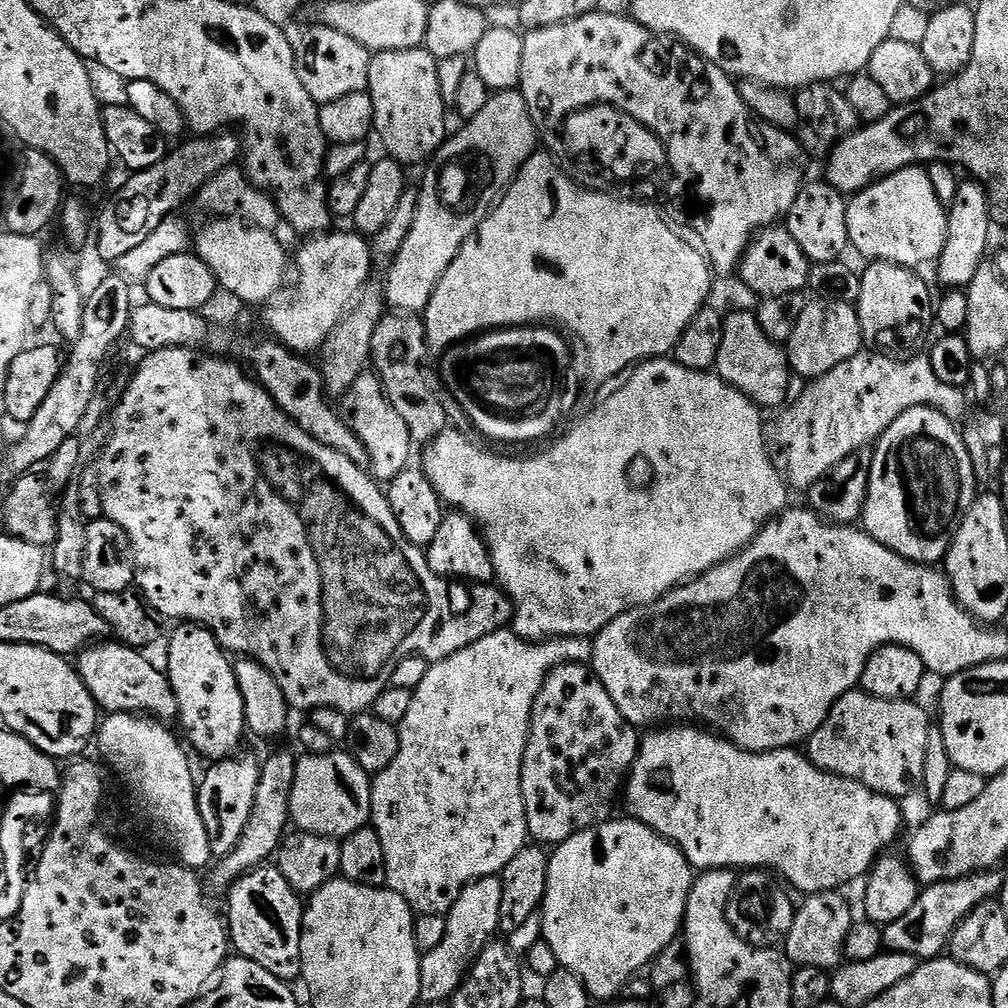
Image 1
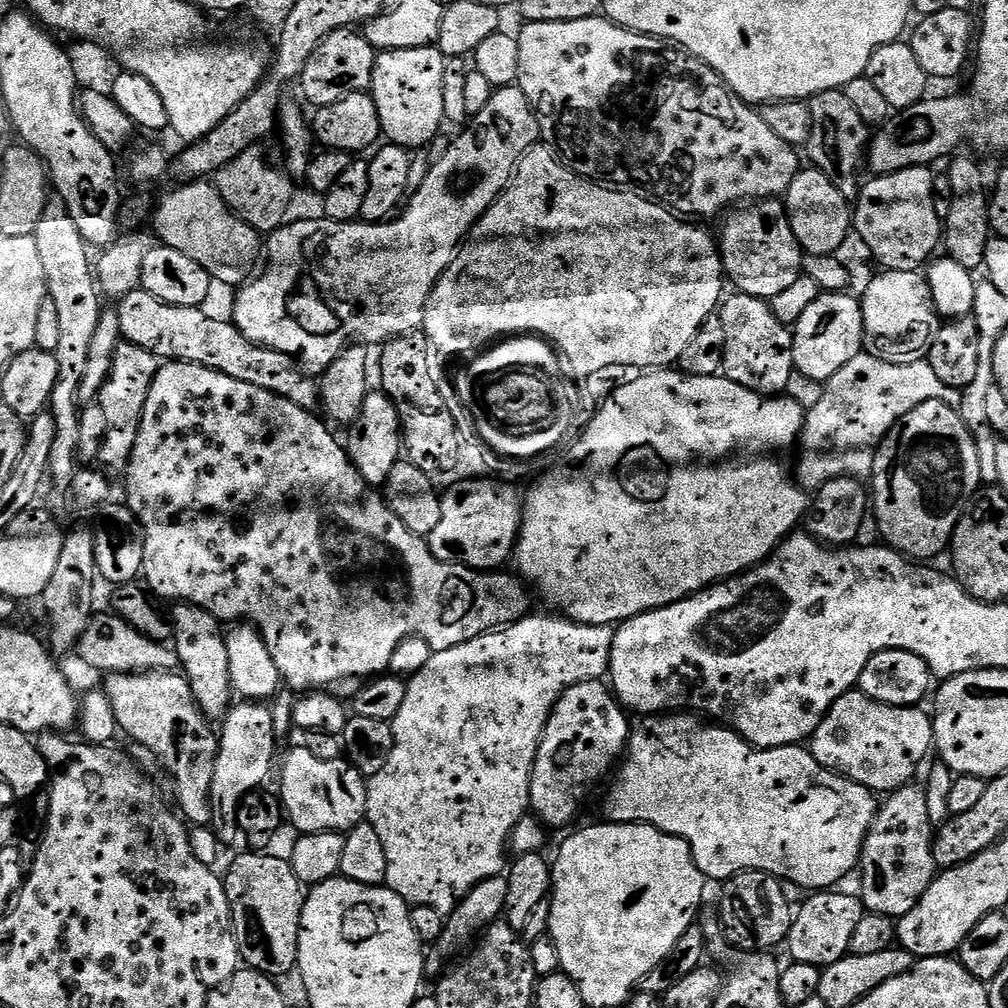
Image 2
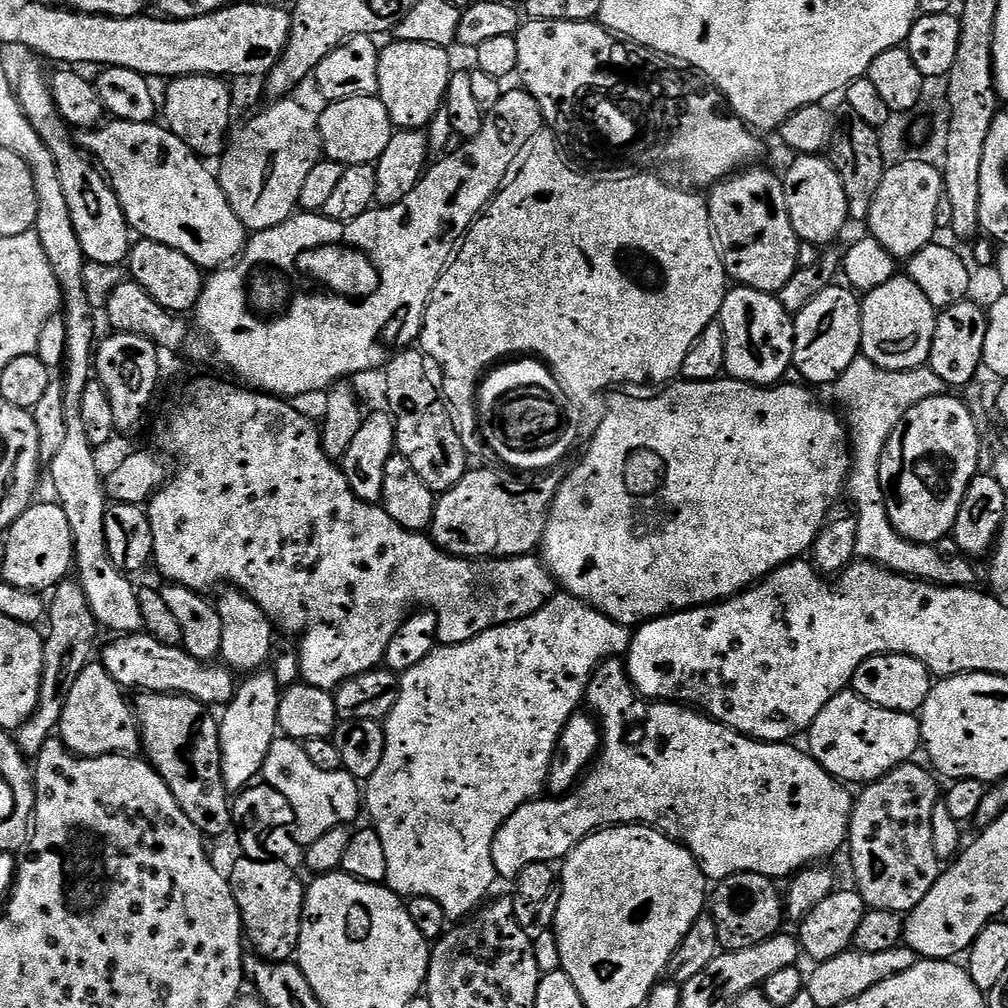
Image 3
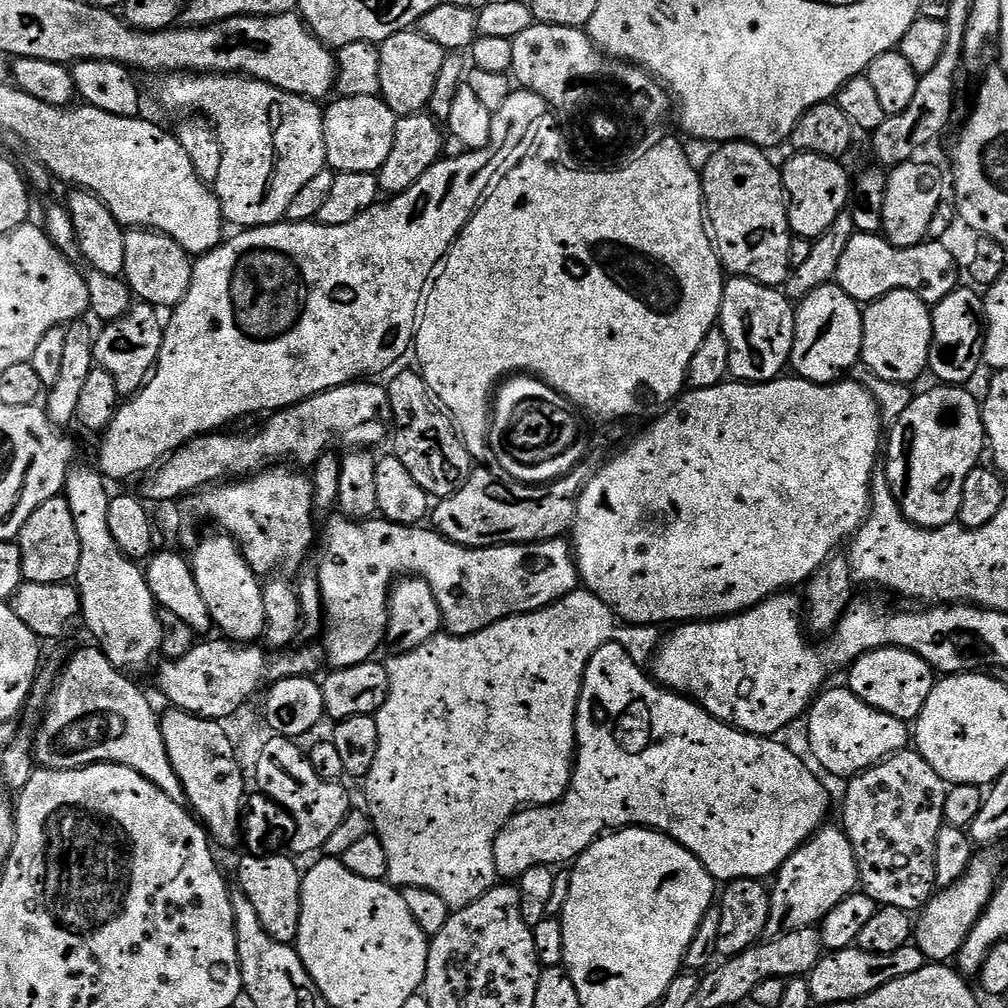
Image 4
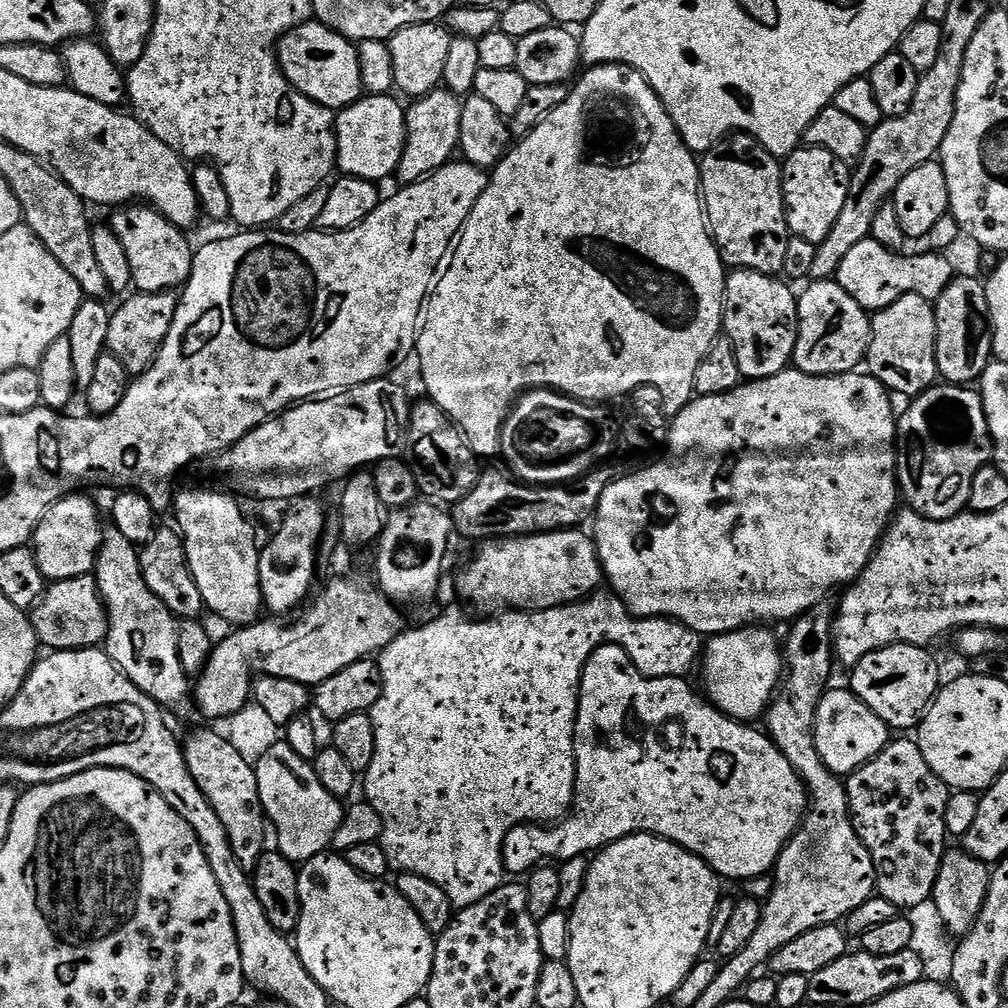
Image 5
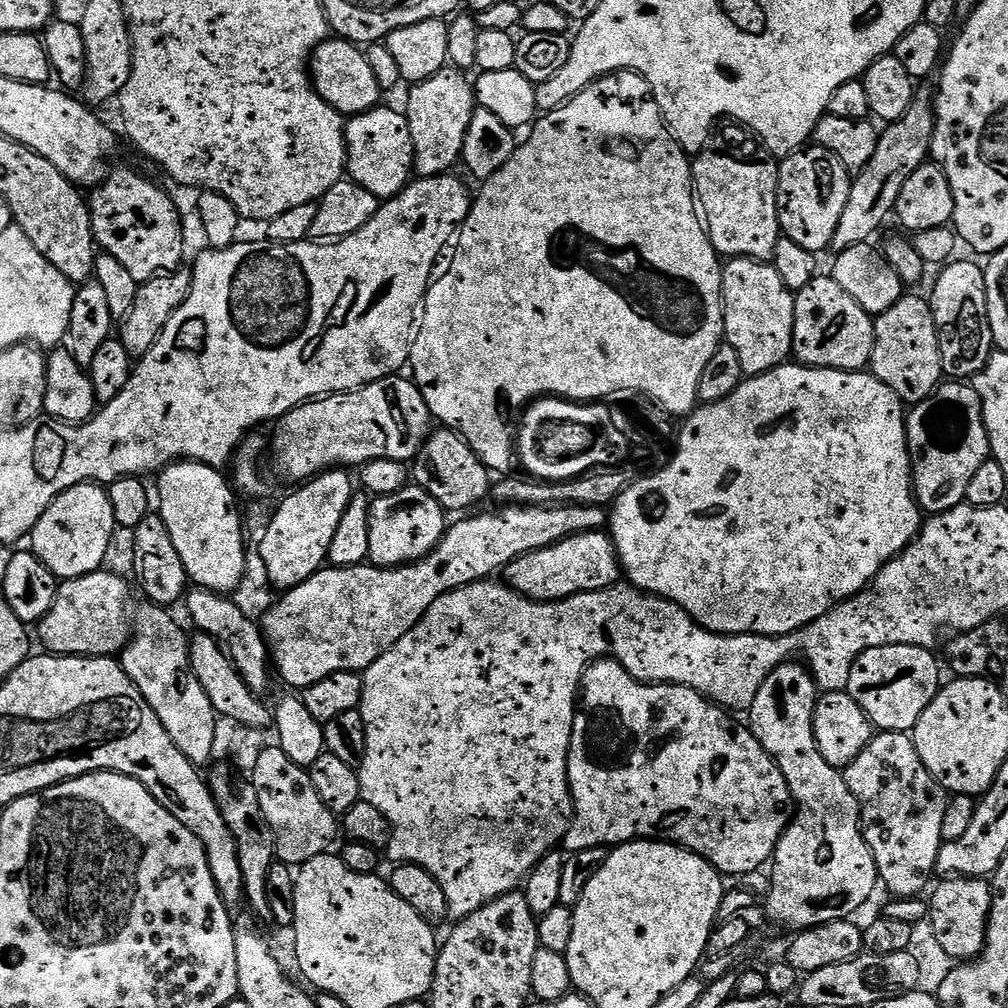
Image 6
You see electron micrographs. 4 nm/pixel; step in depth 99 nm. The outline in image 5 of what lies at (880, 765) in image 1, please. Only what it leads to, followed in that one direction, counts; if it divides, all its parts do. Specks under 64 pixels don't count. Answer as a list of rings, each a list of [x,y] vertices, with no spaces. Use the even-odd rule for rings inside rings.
[[[829,687],[818,702],[812,727],[814,742],[822,762],[835,776],[847,778],[870,762],[890,742],[890,729],[847,687]]]

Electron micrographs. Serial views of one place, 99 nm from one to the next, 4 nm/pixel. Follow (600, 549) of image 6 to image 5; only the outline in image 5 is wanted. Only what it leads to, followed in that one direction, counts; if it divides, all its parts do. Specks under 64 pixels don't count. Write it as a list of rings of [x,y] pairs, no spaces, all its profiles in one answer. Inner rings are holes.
[[[579,527],[561,528],[558,532],[538,532],[531,536],[510,536],[499,542],[488,542],[472,561],[456,576],[456,592],[480,618],[495,618],[506,612],[537,612],[563,604],[575,604],[597,591],[604,580],[604,570],[596,557],[591,535]]]

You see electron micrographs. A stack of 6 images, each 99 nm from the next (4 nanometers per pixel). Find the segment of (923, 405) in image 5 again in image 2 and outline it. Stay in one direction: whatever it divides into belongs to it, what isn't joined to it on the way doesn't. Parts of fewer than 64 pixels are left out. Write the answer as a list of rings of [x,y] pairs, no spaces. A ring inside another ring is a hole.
[[[940,400],[910,410],[875,449],[871,480],[870,508],[887,547],[916,562],[931,561],[931,556],[945,551],[956,533],[962,505],[981,487],[978,450],[959,411]]]

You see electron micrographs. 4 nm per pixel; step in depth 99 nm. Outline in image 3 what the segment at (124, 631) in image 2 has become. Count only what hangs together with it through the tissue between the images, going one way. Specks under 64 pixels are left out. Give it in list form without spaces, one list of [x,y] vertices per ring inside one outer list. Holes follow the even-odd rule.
[[[147,631],[130,632],[127,634],[117,635],[104,648],[104,657],[102,663],[105,670],[114,678],[114,682],[119,684],[125,690],[136,688],[137,693],[141,692],[172,692],[175,696],[189,696],[194,698],[198,703],[205,706],[220,704],[227,706],[232,701],[238,687],[233,673],[227,667],[221,666],[216,662],[205,662],[194,658],[184,647],[175,644],[163,644],[158,642],[158,638],[149,636]]]

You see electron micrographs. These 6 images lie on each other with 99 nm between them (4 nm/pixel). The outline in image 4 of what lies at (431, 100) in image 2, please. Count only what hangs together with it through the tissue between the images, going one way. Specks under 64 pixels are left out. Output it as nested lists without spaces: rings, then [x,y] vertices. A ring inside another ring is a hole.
[[[419,30],[396,32],[378,46],[380,49],[380,96],[397,117],[415,116],[429,107],[434,94],[439,70],[445,58],[445,51],[438,42],[426,38]]]

